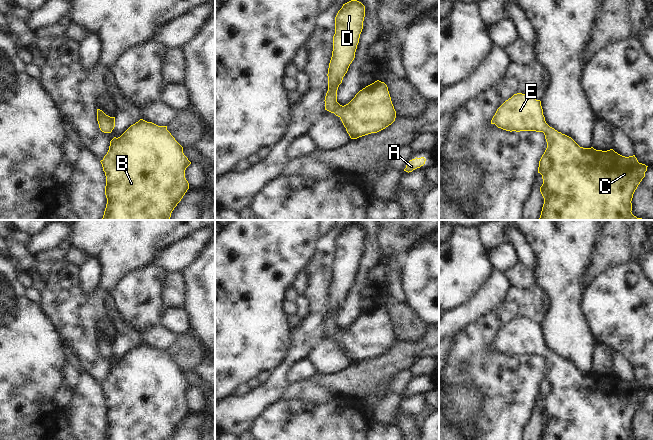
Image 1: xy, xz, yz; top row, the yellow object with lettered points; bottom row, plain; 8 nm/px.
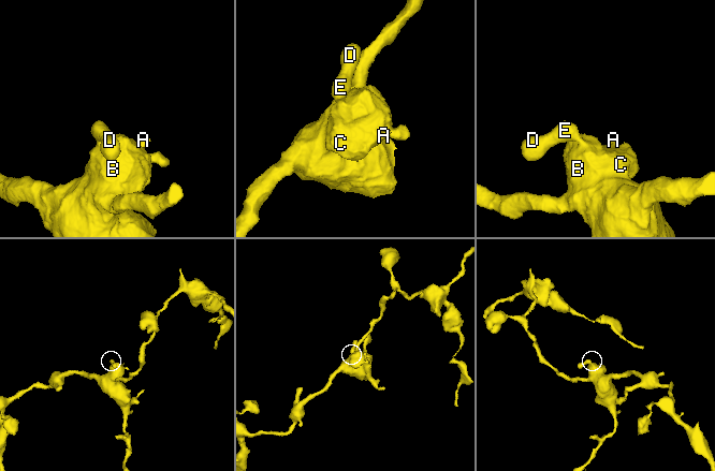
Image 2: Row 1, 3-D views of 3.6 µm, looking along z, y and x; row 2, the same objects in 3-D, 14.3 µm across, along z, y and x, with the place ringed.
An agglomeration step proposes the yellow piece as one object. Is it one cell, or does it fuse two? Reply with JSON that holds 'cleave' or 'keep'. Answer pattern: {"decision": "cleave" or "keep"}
{"decision": "keep"}

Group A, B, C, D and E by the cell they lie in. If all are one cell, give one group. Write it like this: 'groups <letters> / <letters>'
groups A B C D E

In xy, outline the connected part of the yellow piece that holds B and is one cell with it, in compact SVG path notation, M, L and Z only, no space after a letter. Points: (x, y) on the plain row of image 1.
M140 343L120 361L114 361L110 365L109 374L100 386L106 400L107 428L103 440L171 440L189 413L185 394L191 386L184 379L183 371L167 354L167 350L158 350Z

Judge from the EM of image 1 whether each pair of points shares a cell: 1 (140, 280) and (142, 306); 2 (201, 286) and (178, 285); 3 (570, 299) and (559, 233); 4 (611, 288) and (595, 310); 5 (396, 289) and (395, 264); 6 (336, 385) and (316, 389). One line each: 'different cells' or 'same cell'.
1: same cell
2: different cells
3: same cell
4: same cell
5: same cell
6: different cells

